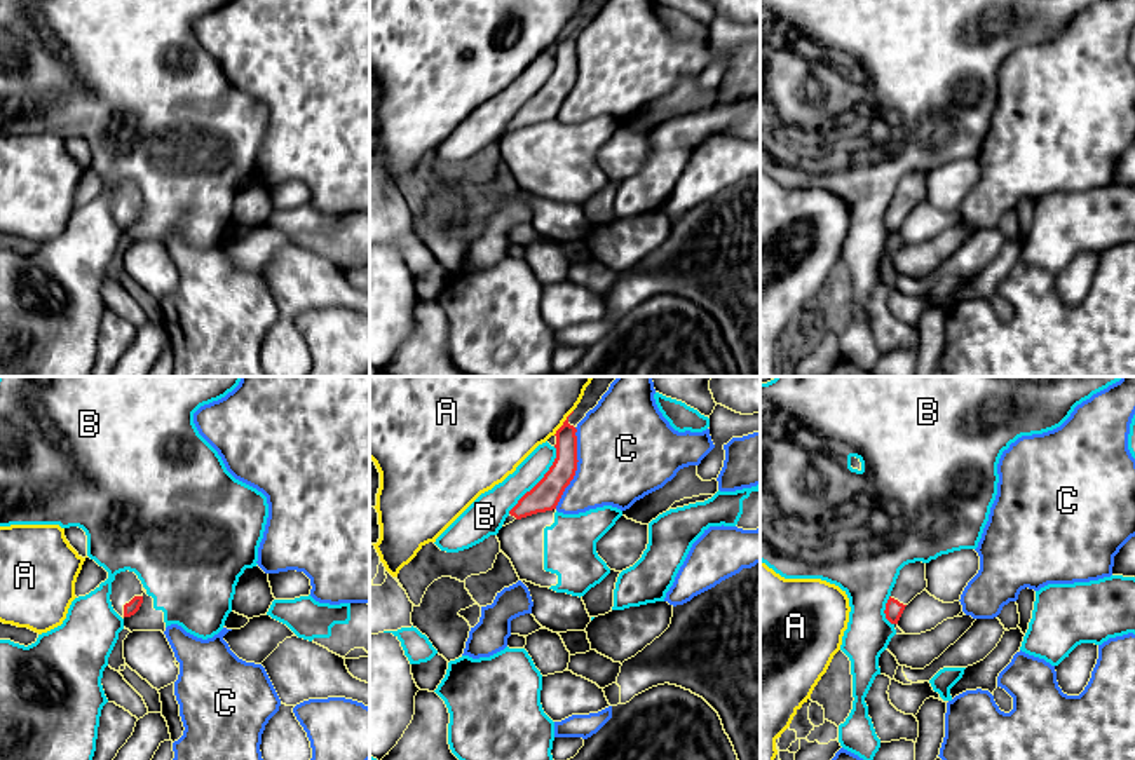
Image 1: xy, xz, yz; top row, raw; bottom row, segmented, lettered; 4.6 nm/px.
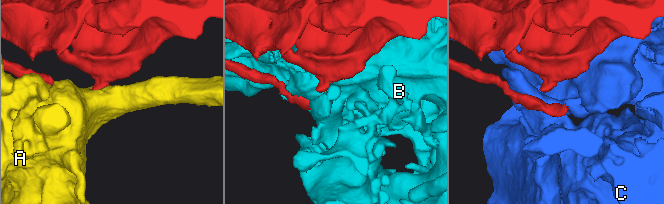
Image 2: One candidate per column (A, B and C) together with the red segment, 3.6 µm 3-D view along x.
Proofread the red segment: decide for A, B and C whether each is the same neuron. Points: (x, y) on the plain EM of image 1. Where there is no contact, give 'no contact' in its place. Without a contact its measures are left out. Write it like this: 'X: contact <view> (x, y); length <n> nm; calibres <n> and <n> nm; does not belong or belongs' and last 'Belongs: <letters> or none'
A: contact xz (564, 32); length 150 nm; calibres 120 and 320 nm; does not belong
B: contact xz (541, 89); length 380 nm; calibres 140 and 150 nm; does not belong
C: contact xz (576, 77); length 380 nm; calibres 140 and 460 nm; does not belong
Belongs: none

